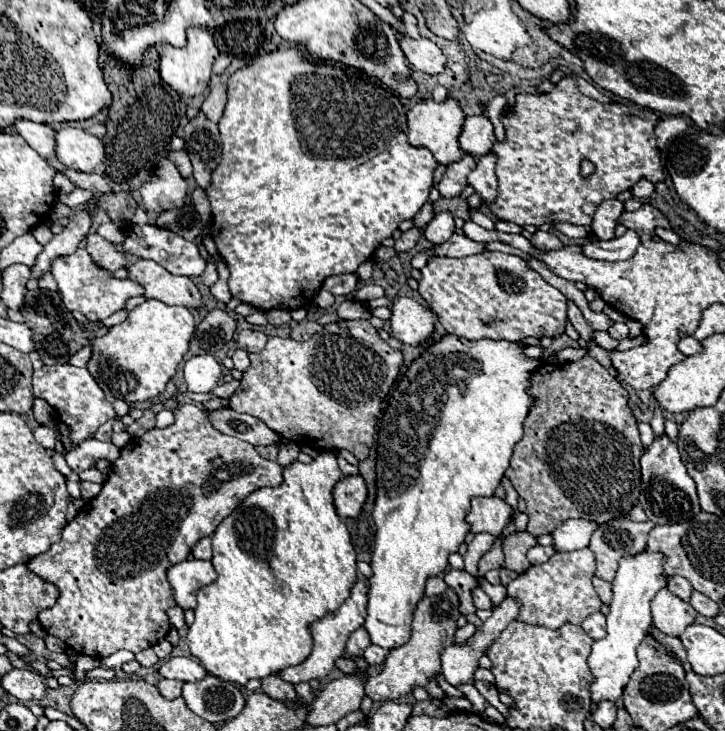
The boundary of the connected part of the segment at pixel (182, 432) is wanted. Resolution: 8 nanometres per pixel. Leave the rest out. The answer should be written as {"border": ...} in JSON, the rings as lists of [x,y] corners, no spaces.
{"border":[[[184,404],[184,406],[178,406],[174,410],[174,416],[176,416],[176,422],[172,426],[168,426],[168,428],[154,428],[154,430],[146,432],[144,436],[140,436],[140,438],[132,438],[130,444],[120,450],[120,458],[114,462],[114,466],[112,466],[112,470],[110,470],[110,474],[108,474],[108,478],[106,478],[100,494],[94,500],[90,500],[90,504],[84,504],[84,508],[80,508],[78,516],[64,526],[62,540],[58,544],[52,544],[48,548],[48,552],[44,552],[44,554],[40,554],[40,556],[36,556],[36,558],[32,558],[28,562],[28,568],[32,572],[36,572],[38,576],[42,576],[48,582],[54,582],[60,588],[58,602],[50,610],[42,610],[38,614],[38,622],[42,624],[42,628],[46,630],[46,634],[52,634],[52,636],[60,638],[70,650],[74,650],[78,654],[86,654],[86,656],[92,656],[92,658],[100,660],[100,658],[106,658],[106,656],[122,650],[122,648],[136,654],[136,652],[140,652],[144,648],[150,648],[158,640],[162,640],[168,634],[168,630],[170,630],[170,622],[168,622],[166,610],[170,606],[176,606],[176,602],[172,598],[172,588],[170,588],[170,584],[166,580],[166,570],[170,566],[186,560],[190,556],[190,552],[192,552],[192,546],[200,538],[212,536],[214,530],[216,530],[216,526],[242,500],[246,500],[246,496],[250,496],[254,490],[264,488],[264,486],[280,486],[282,480],[284,480],[282,478],[282,470],[284,468],[278,462],[262,458],[252,444],[248,444],[244,440],[236,440],[234,436],[226,436],[220,430],[212,428],[212,424],[210,424],[204,408],[200,408],[196,404]]]}

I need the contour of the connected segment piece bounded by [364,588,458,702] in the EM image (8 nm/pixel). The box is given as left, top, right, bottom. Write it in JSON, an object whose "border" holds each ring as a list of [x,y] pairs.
{"border":[[[448,588],[442,596],[424,596],[414,612],[412,620],[412,636],[406,644],[394,648],[388,652],[384,660],[384,668],[370,676],[364,694],[372,702],[384,702],[384,700],[400,700],[414,692],[414,688],[426,686],[430,680],[434,680],[440,674],[440,652],[444,646],[444,634],[454,636],[458,626],[458,596],[452,588]]]}

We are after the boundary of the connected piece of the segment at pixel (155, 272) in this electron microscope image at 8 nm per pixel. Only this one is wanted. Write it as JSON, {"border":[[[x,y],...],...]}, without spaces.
{"border":[[[138,260],[128,266],[128,278],[146,288],[144,296],[160,300],[168,306],[180,304],[190,310],[202,308],[202,296],[194,282],[186,276],[174,276],[154,260]]]}

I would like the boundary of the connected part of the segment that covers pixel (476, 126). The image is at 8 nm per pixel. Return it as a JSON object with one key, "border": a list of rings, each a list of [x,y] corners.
{"border":[[[484,114],[466,118],[462,132],[458,136],[458,142],[462,152],[470,156],[484,156],[484,152],[490,152],[496,142],[492,122]]]}

